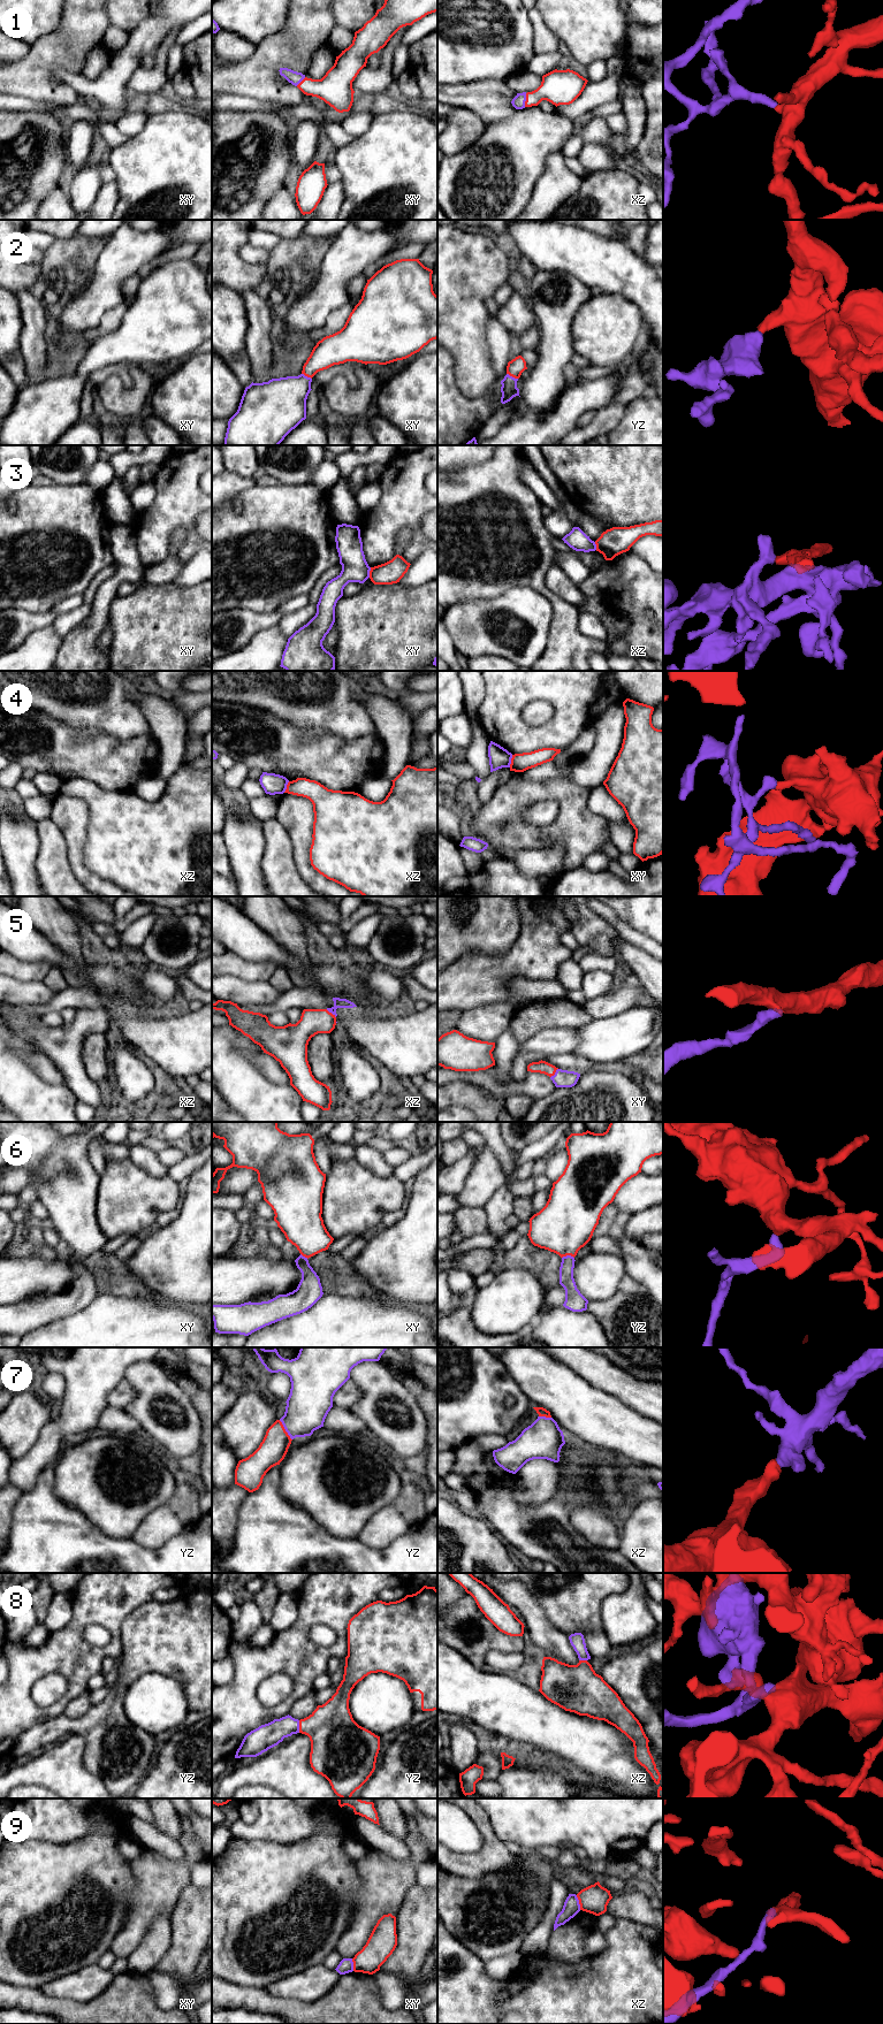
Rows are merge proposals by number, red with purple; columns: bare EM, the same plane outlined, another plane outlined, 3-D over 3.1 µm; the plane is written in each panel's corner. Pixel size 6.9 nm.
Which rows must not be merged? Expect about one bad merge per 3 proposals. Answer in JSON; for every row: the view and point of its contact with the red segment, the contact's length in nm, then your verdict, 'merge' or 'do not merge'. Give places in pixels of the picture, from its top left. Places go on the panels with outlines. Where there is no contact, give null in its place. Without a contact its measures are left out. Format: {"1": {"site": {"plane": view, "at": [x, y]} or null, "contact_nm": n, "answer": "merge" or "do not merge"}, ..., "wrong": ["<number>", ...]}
{"1": {"site": {"plane": "xz", "at": [526, 100]}, "contact_nm": 100, "answer": "merge"}, "2": {"site": {"plane": "yz", "at": [512, 376]}, "contact_nm": 90, "answer": "merge"}, "3": {"site": {"plane": "xy", "at": [370, 572]}, "contact_nm": 70, "answer": "do not merge"}, "4": {"site": {"plane": "xy", "at": [511, 761]}, "contact_nm": 90, "answer": "do not merge"}, "5": {"site": {"plane": "xz", "at": [330, 1013]}, "contact_nm": 90, "answer": "merge"}, "6": {"site": {"plane": "yz", "at": [568, 1254]}, "contact_nm": 90, "answer": "merge"}, "7": {"site": {"plane": "yz", "at": [284, 1430]}, "contact_nm": 170, "answer": "merge"}, "8": {"site": {"plane": "yz", "at": [299, 1726]}, "contact_nm": 90, "answer": "merge"}, "9": {"site": {"plane": "xz", "at": [579, 1902]}, "contact_nm": 110, "answer": "do not merge"}, "wrong": ["3", "4", "9"]}

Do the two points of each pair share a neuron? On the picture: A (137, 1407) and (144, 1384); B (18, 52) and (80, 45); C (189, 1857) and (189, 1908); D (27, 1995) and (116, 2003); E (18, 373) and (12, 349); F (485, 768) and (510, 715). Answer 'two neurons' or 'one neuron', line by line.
A: one neuron
B: two neurons
C: two neurons
D: one neuron
E: one neuron
F: two neurons

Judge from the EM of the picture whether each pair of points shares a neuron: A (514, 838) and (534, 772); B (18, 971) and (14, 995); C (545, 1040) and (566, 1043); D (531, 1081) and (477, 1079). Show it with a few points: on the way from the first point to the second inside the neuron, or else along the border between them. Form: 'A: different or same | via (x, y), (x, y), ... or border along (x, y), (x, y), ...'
A: different | border along (558, 776), (541, 780), (509, 779)
B: different | border along (12, 977), (18, 980), (43, 982)
C: same | via (550, 1041), (561, 1041)
D: same | via (517, 1087), (495, 1089), (491, 1084)

